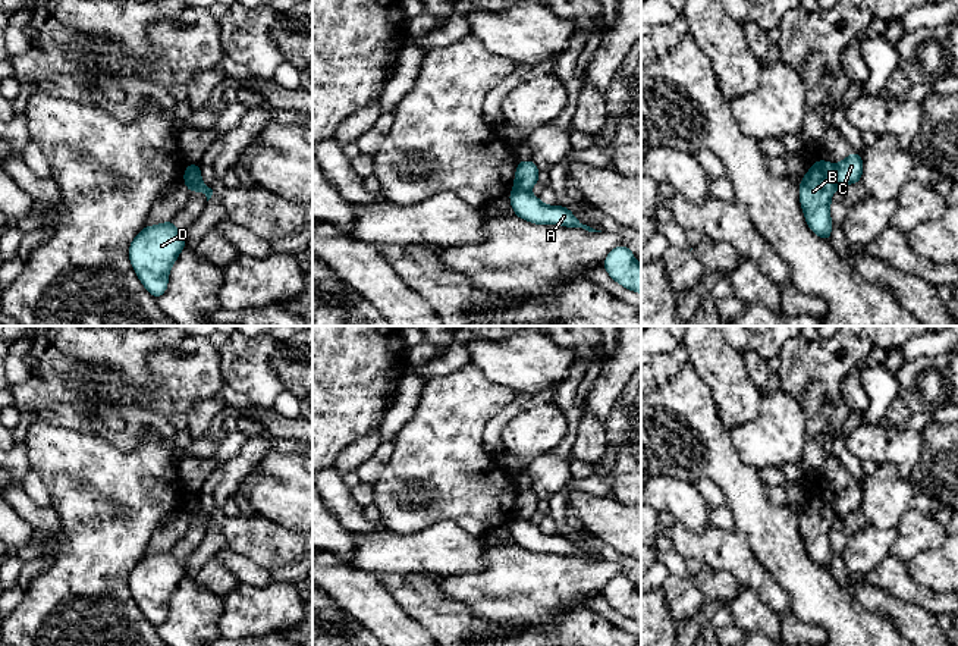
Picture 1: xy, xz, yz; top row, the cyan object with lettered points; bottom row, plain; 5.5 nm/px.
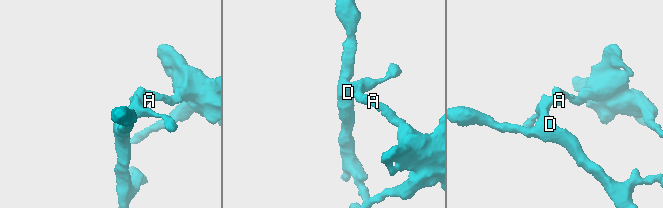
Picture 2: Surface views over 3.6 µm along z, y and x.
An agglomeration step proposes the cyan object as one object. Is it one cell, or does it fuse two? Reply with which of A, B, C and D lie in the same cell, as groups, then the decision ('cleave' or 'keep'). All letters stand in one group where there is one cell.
A C / B D | cleave

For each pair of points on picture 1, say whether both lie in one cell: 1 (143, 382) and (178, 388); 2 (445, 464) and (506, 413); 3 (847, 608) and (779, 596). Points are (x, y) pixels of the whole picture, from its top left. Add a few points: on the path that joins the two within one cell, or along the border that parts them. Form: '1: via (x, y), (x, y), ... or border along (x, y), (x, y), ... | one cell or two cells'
1: border along (153, 351), (148, 357), (148, 370), (160, 385) | two cells
2: border along (506, 405), (484, 427), (483, 448), (492, 457) | two cells
3: border along (768, 571), (788, 596), (791, 610) | two cells

